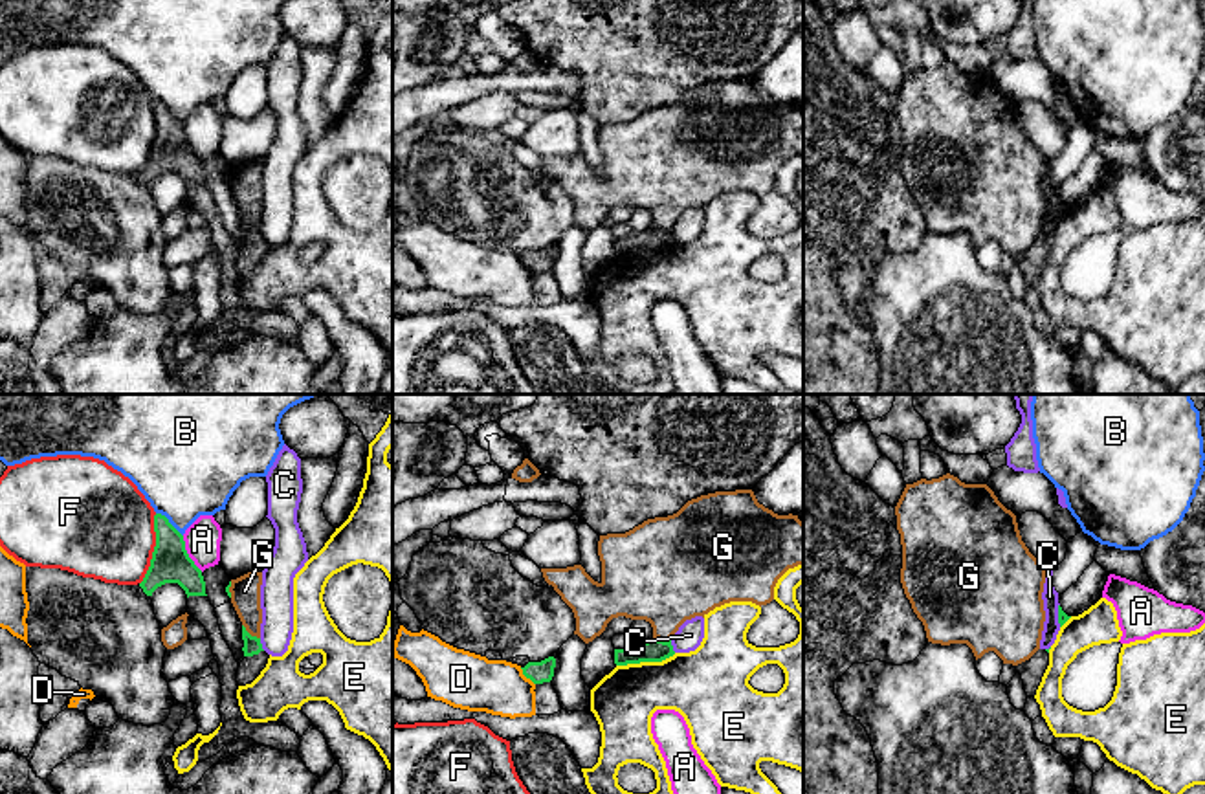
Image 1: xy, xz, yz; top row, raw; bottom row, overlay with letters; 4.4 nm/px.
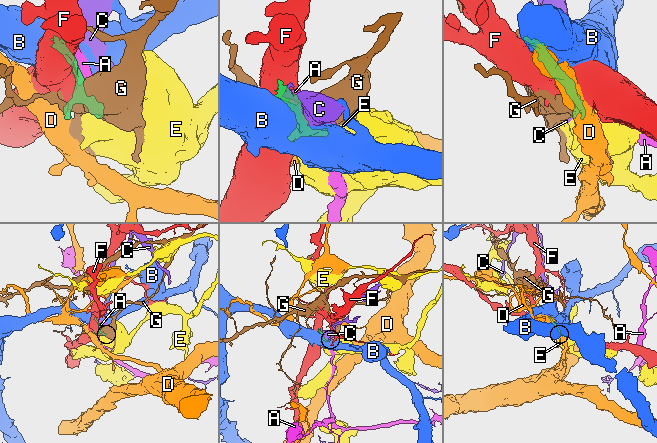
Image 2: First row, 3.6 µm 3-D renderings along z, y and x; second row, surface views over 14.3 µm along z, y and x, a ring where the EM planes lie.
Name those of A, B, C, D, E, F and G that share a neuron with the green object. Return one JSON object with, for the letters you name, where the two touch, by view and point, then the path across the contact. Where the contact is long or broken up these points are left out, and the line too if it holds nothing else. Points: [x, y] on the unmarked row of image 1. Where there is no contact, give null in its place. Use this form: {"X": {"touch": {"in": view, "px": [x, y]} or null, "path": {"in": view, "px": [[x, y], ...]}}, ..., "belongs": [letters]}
{"belongs": []}

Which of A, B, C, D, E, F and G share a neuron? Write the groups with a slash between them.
A / B / C / D / E / F / G

